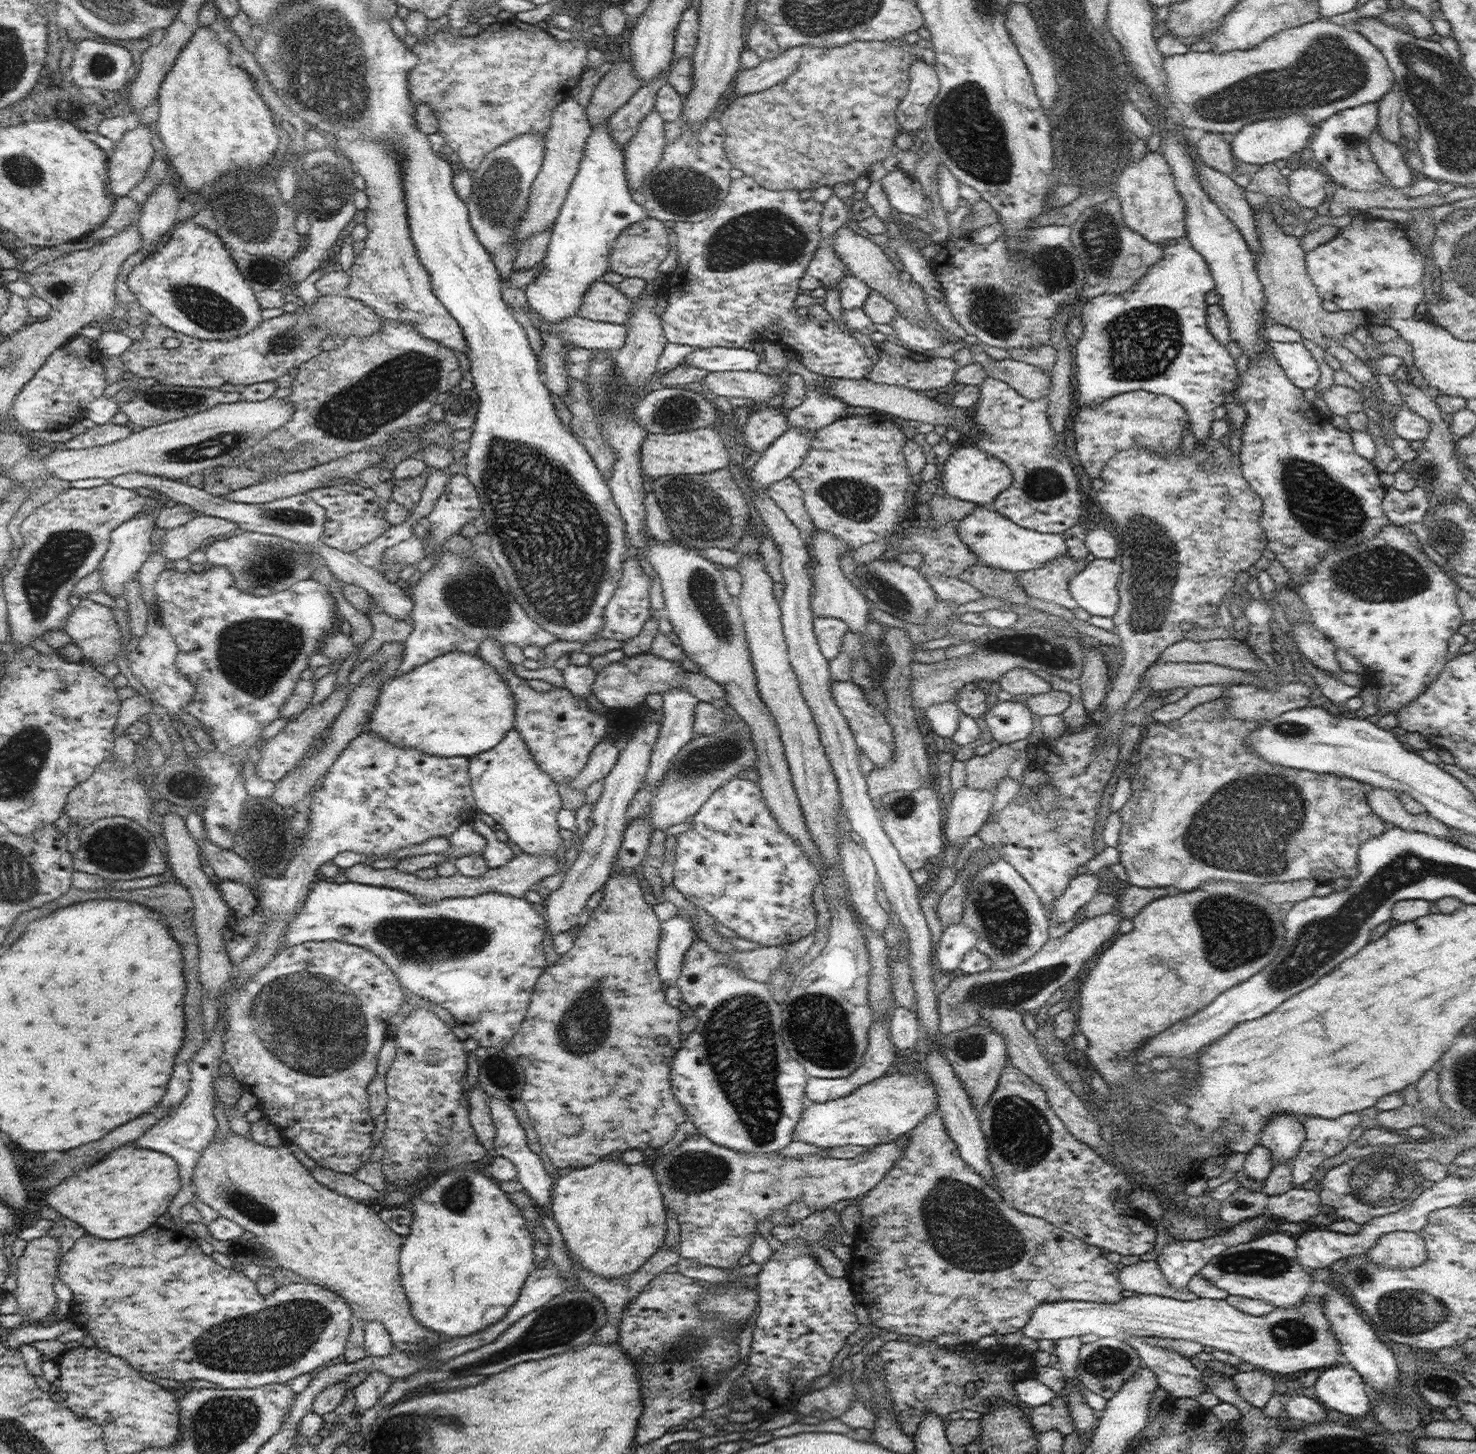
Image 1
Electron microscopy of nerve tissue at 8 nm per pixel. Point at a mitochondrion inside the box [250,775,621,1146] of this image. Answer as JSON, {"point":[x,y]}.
{"point":[421,943]}

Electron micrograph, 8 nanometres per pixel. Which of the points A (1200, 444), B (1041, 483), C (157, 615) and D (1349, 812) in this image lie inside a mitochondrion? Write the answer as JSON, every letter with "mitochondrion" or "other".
{"A":"other","B":"mitochondrion","C":"other","D":"other"}

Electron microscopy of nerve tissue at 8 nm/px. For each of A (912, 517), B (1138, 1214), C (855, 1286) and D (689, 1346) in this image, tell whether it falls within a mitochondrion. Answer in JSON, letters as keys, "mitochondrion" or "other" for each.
{"A":"other","B":"other","C":"other","D":"mitochondrion"}

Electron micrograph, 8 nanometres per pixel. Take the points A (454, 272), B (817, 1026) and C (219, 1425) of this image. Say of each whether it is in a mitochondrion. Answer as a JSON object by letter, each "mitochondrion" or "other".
{"A":"other","B":"mitochondrion","C":"mitochondrion"}

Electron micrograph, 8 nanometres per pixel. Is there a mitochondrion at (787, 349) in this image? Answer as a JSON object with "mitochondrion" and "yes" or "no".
{"mitochondrion":"no"}

